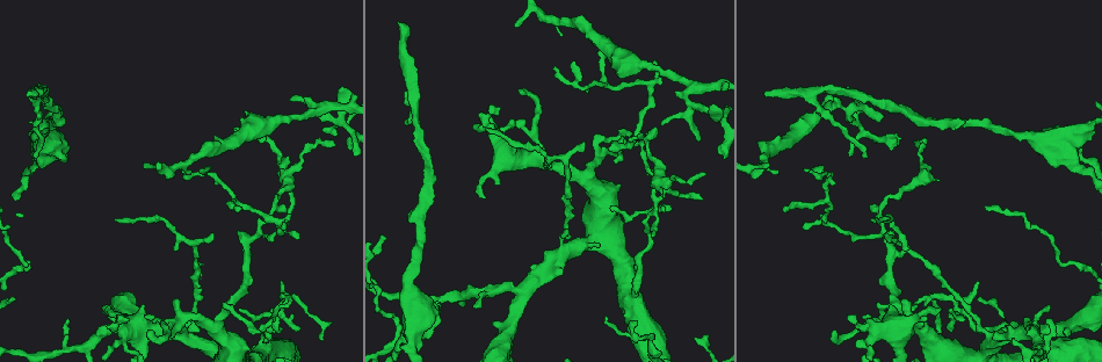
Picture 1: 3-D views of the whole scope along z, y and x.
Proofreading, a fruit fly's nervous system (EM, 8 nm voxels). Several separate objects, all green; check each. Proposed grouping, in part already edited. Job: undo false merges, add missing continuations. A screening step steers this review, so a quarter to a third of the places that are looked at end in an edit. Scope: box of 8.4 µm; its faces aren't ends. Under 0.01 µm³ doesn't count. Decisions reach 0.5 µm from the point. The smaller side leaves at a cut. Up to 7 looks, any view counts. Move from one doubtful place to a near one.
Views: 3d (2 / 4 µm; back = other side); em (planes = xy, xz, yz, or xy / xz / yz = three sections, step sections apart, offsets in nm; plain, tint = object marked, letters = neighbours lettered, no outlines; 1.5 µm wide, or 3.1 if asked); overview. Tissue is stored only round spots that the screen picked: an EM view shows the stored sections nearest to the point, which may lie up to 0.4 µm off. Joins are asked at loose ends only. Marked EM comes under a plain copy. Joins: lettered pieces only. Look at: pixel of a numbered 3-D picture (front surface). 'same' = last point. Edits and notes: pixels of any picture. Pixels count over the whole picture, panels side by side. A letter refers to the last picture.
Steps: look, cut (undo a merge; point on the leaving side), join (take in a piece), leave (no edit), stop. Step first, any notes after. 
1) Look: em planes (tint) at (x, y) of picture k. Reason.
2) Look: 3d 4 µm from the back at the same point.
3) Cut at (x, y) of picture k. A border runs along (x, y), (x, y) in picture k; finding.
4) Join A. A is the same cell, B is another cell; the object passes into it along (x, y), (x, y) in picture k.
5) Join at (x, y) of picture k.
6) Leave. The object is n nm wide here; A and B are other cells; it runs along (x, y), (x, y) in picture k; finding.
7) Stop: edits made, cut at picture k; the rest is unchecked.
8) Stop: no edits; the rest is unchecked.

Look: 3d 4 µm from the back at (264, 345) of picture 1. Small branch off a trunk.

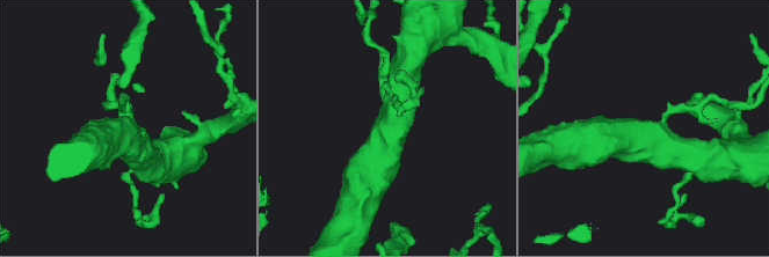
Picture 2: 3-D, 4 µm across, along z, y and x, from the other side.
Look: em planes (tint) at (659, 126) of picture 2.

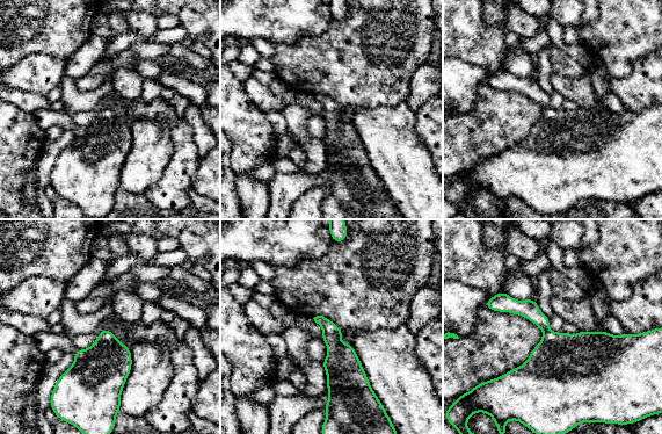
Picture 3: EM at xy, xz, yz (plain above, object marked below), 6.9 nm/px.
Look: em planes (letters) at the same point. What lies round it.

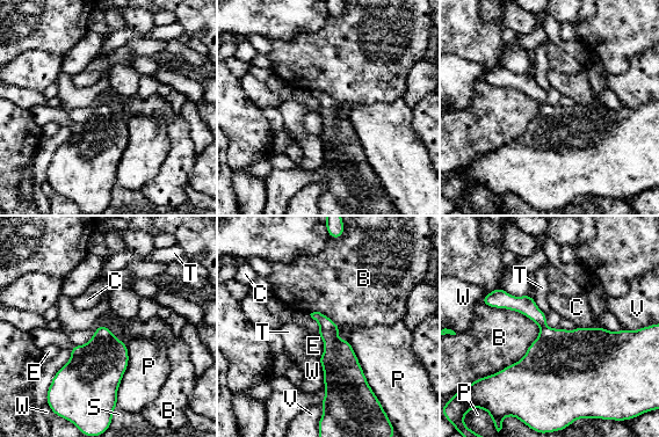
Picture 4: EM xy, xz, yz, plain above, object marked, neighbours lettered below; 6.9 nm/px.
Leave. B, C, E, P, S, T, V and W are other cells; a border runs along (540, 326), (521, 358), (479, 378) in picture 4; continuous, no second neuron.

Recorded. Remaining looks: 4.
Look: em planes (letters) at (194, 261) of picture 1. Thin neck.

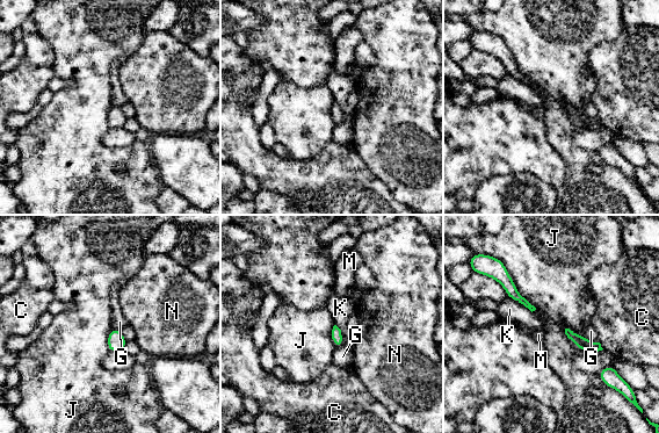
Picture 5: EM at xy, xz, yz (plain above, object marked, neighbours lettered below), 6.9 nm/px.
Leave. C, G, J, K, M and N are other cells; a border runs along (504, 264), (534, 311) in picture 5; continuous, no second neuron.

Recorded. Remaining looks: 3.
Look: 3d 4 µm at (26, 96) of picture 1. An open end.

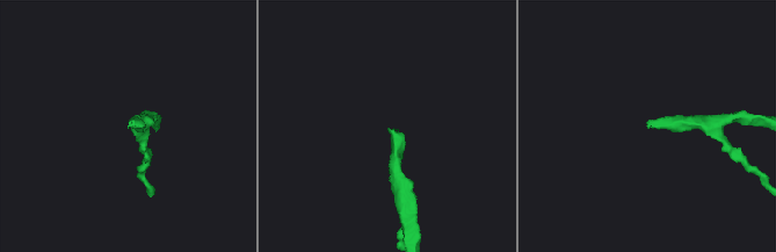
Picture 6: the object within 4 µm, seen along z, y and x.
Look: em yz step 8 (letters) at (389, 129) of picture 6.

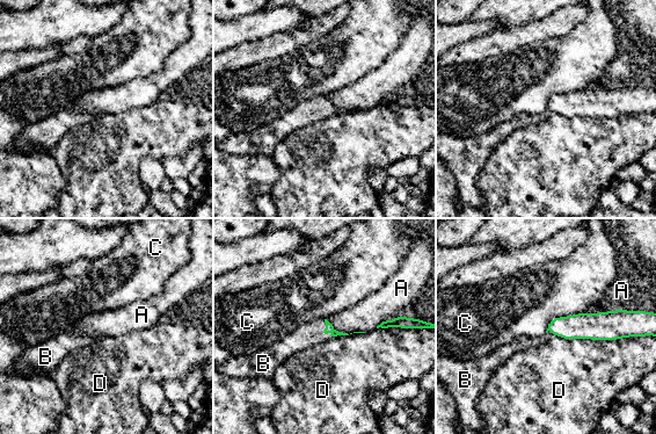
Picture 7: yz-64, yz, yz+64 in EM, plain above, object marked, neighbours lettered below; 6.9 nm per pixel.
Look: em planes (letters) at the same point. Another direction.

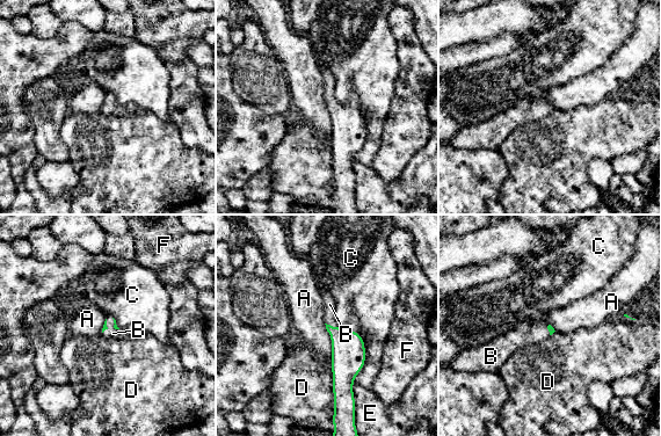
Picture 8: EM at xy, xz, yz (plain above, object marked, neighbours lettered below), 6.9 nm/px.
Join B. B is the same cell, A, C, D, E and F are other cells; the neuron continues.

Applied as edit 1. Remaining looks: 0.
Stop: edits made, join at picture 8; the rest is unchecked.

